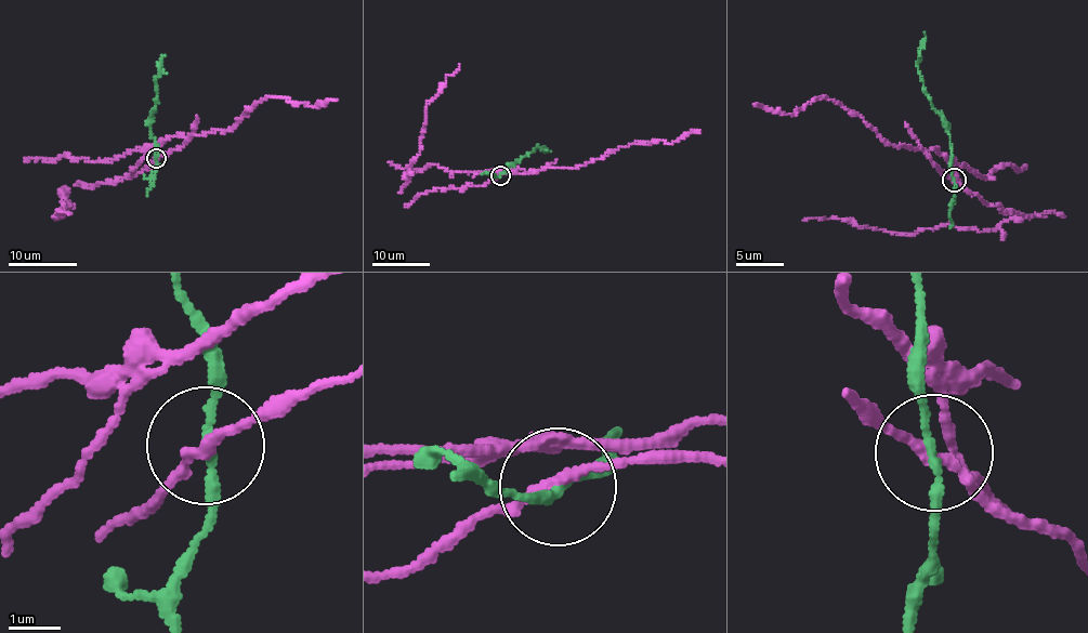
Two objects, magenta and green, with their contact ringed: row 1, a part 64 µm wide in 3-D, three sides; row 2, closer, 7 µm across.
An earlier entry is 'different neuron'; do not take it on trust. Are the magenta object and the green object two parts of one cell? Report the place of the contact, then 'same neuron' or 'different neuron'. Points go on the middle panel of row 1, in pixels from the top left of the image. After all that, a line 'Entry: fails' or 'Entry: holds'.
(500, 175) | different neuron
Entry: holds

